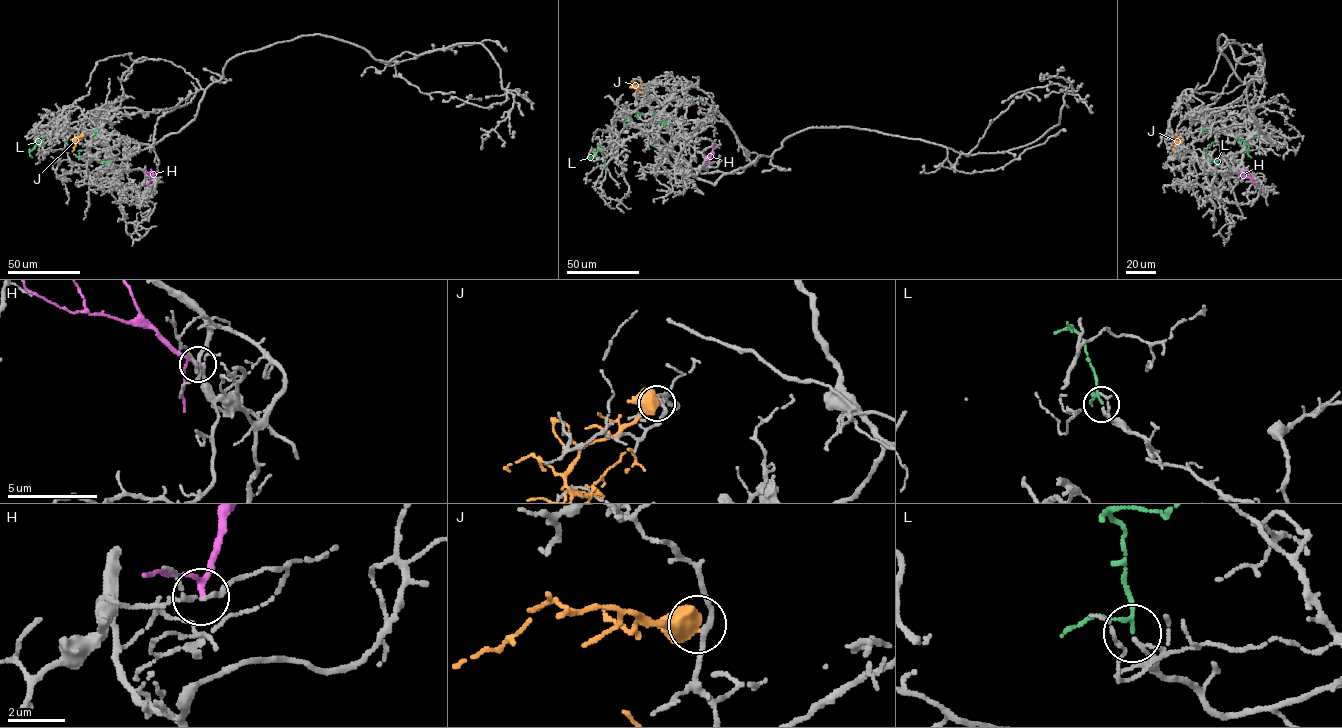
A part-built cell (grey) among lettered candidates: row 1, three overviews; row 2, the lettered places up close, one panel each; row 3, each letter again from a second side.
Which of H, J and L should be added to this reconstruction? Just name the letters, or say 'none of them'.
none of them

